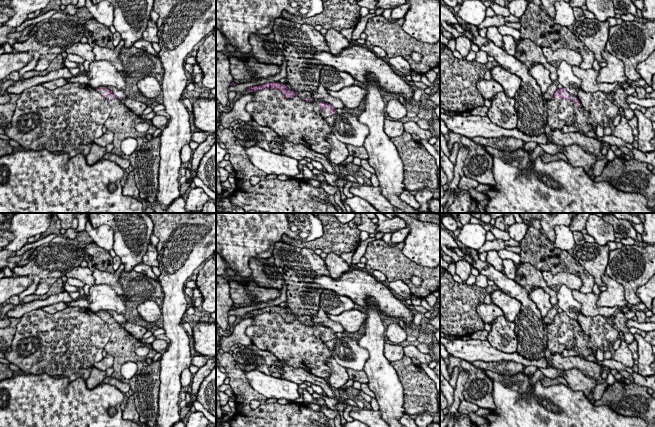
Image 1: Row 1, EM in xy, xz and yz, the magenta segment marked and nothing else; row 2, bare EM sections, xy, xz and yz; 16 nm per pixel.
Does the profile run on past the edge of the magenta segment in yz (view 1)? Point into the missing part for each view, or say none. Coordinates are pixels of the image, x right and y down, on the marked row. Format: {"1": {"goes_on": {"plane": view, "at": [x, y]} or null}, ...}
{"1": {"goes_on": {"plane": "yz", "at": [554, 122]}}}

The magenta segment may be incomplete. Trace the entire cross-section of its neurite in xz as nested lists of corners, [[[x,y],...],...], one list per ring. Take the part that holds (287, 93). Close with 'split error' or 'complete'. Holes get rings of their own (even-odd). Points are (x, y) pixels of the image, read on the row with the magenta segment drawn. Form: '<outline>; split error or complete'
[[[279,82],[265,83],[263,85],[250,87],[247,90],[255,92],[262,89],[279,89],[286,98],[293,98],[296,96],[296,93],[293,90],[289,90],[286,84],[281,85]]]; complete

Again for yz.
[[[565,88],[557,89],[554,93],[554,98],[552,100],[547,101],[548,107],[548,125],[551,127],[552,130],[561,130],[565,125],[566,122],[560,120],[558,118],[557,109],[559,103],[562,99],[571,100],[574,103],[574,106],[578,108],[580,111],[584,111],[581,103],[579,102],[578,98],[569,94]]]; split error

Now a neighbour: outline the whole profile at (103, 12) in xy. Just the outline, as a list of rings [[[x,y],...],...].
[[[86,0],[85,7],[97,22],[107,27],[113,25],[115,6],[110,2],[93,3],[92,0]]]

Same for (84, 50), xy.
[[[77,42],[69,47],[66,51],[67,54],[75,54],[80,56],[86,61],[95,61],[93,48],[88,43]]]

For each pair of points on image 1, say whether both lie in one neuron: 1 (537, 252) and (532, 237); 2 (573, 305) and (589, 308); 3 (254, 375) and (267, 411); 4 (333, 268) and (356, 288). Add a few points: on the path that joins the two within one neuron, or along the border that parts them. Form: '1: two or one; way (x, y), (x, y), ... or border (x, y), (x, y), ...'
1: one; way (536, 248), (534, 241)
2: two; border (571, 290), (572, 296), (580, 304), (581, 312)
3: two; border (245, 376), (255, 390), (268, 398)
4: two; border (352, 268), (343, 272), (338, 277), (330, 277)

